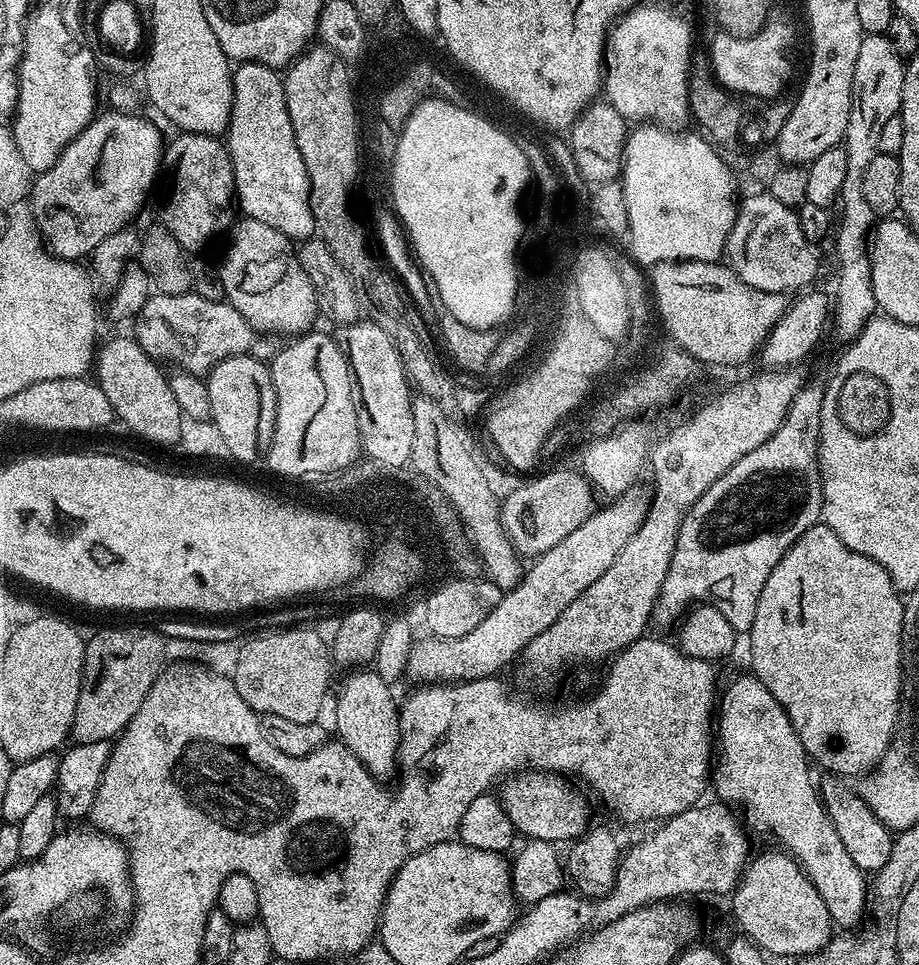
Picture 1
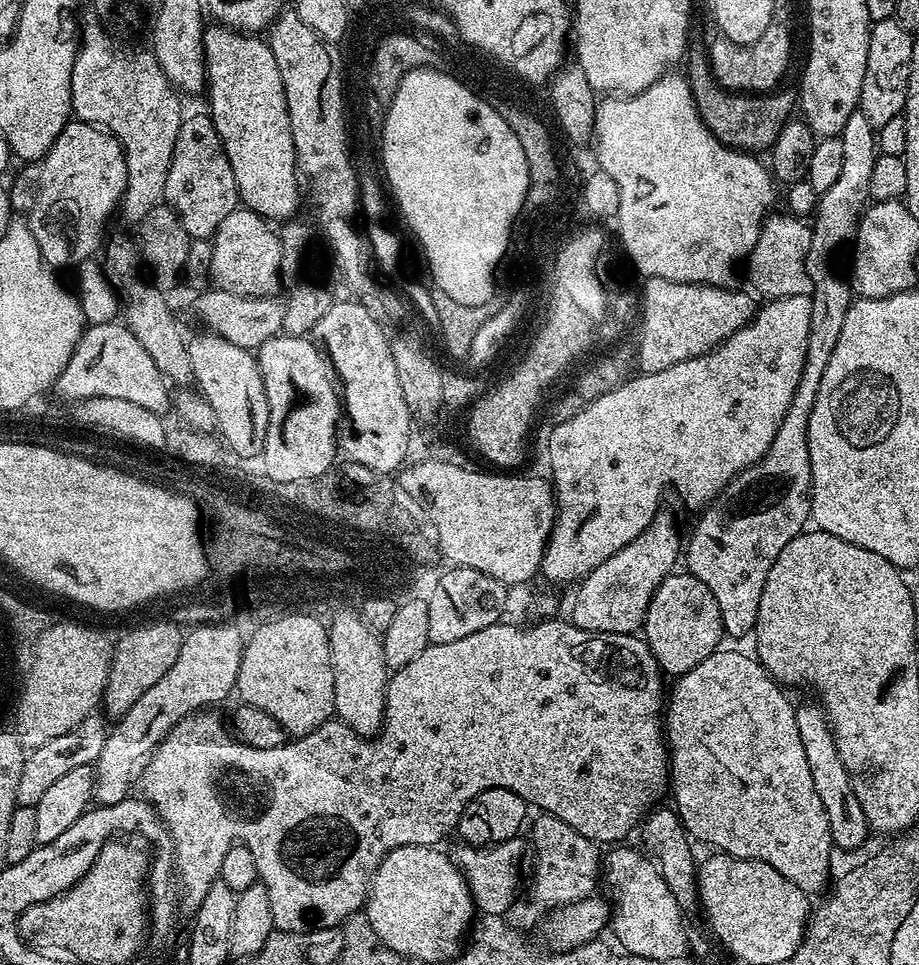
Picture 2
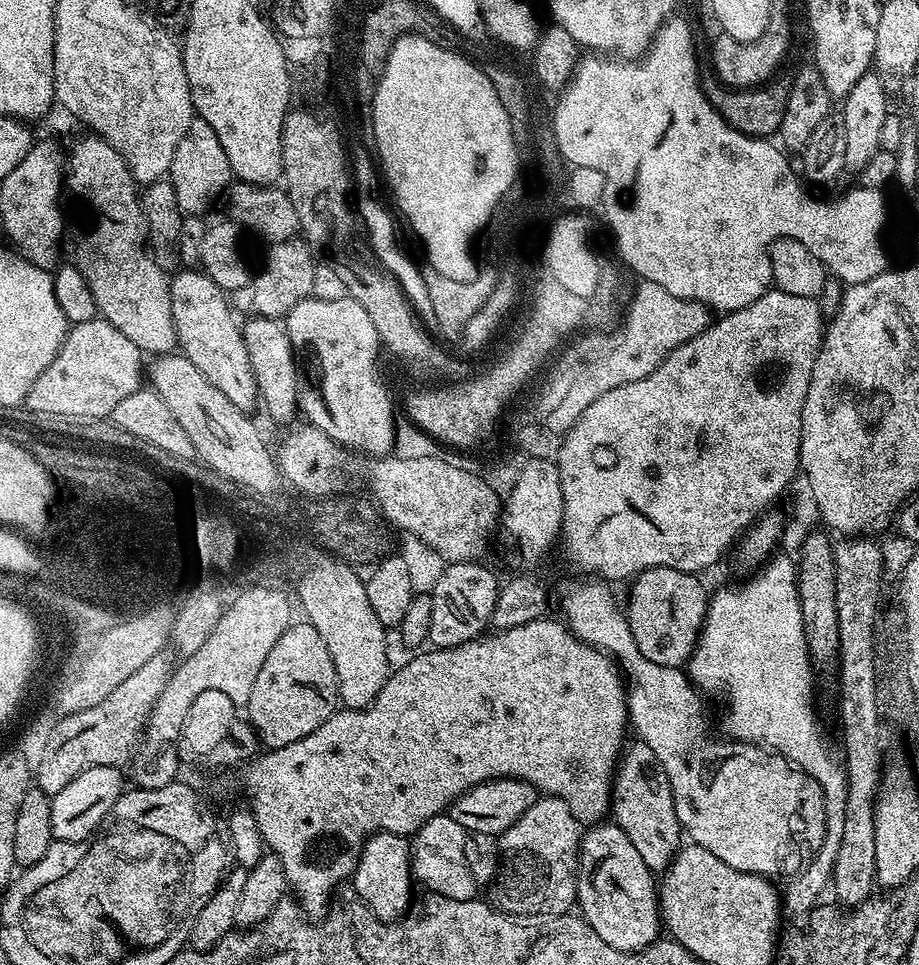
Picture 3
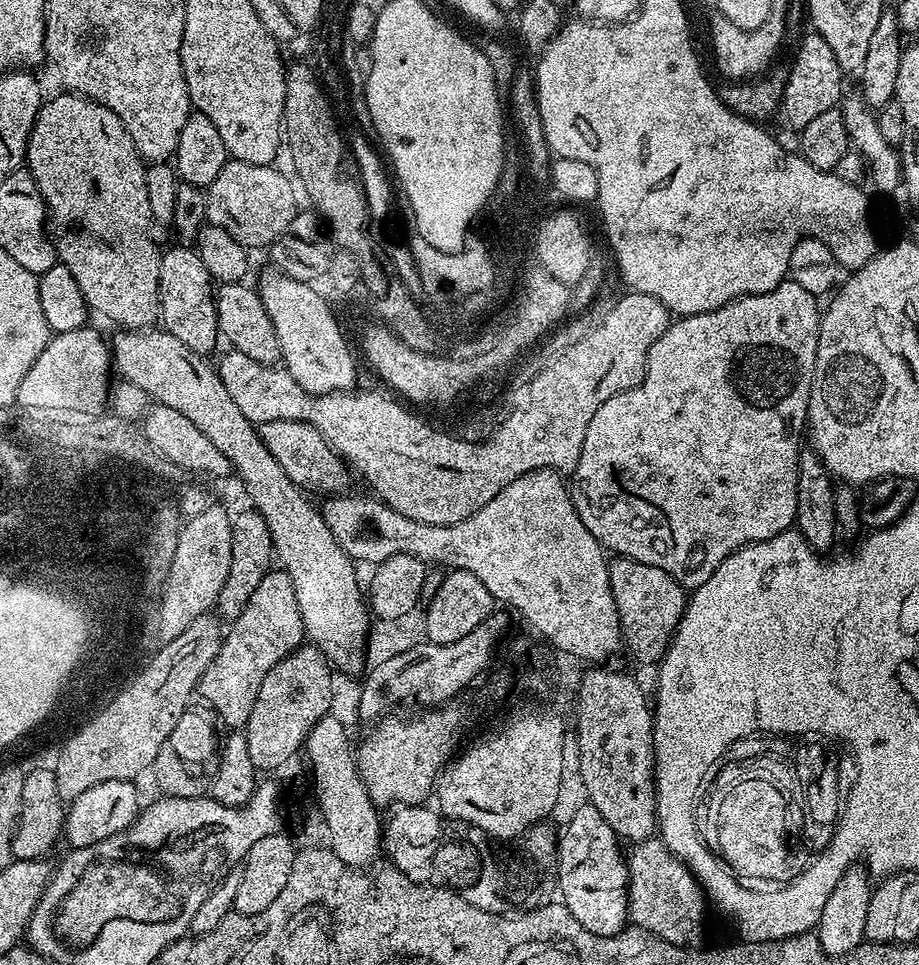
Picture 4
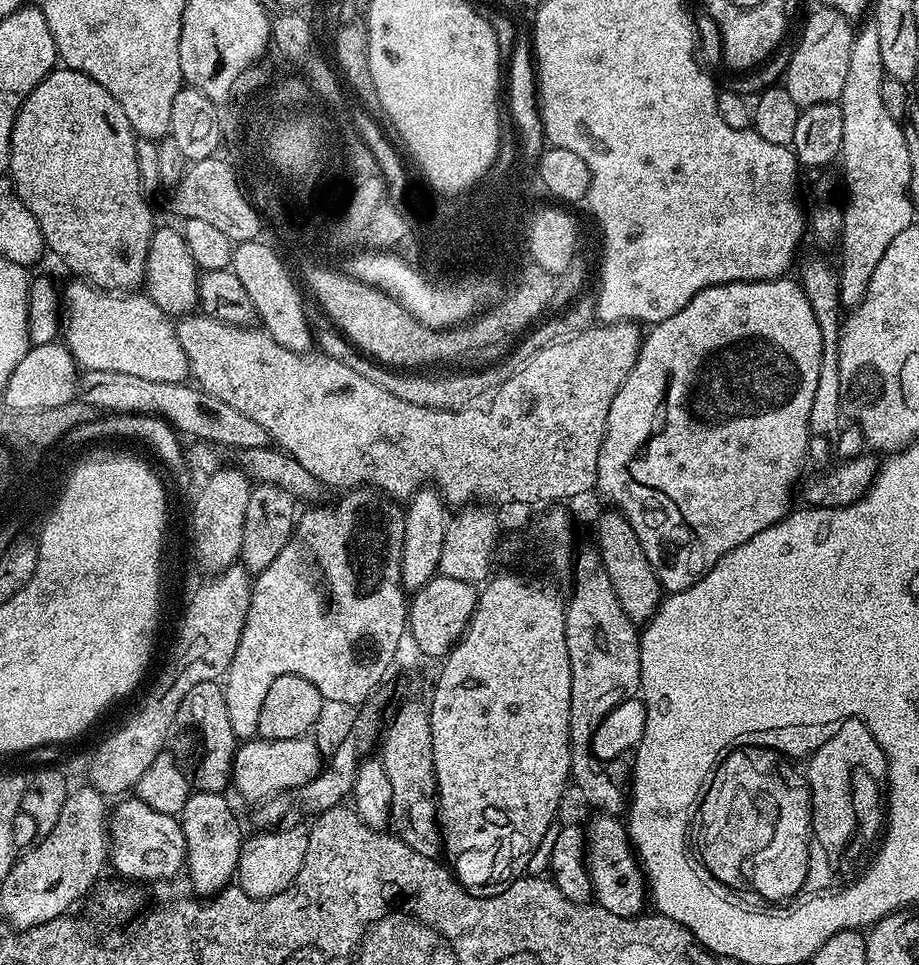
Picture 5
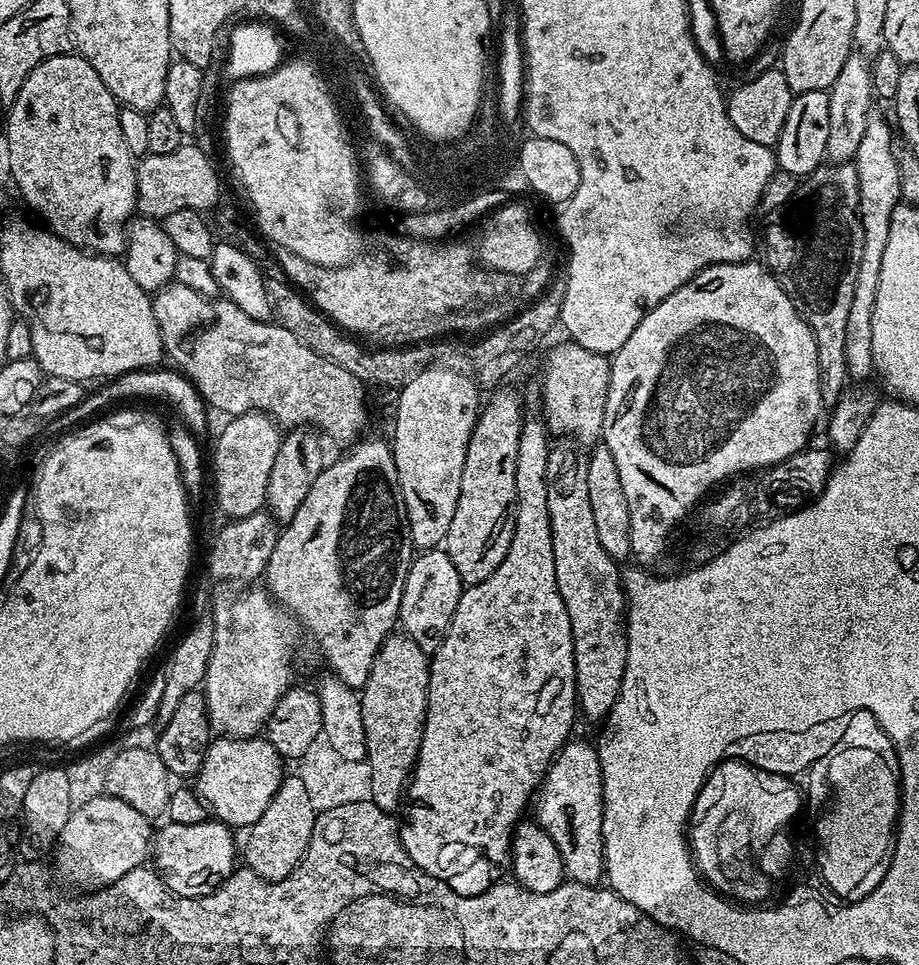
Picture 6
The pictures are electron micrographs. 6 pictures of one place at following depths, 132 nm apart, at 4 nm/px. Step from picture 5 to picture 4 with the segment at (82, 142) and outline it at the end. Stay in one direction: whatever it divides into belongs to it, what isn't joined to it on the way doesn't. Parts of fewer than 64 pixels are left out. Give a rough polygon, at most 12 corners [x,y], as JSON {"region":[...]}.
{"region":[[40,105],[26,171],[89,309],[160,320],[146,164],[122,118]]}

